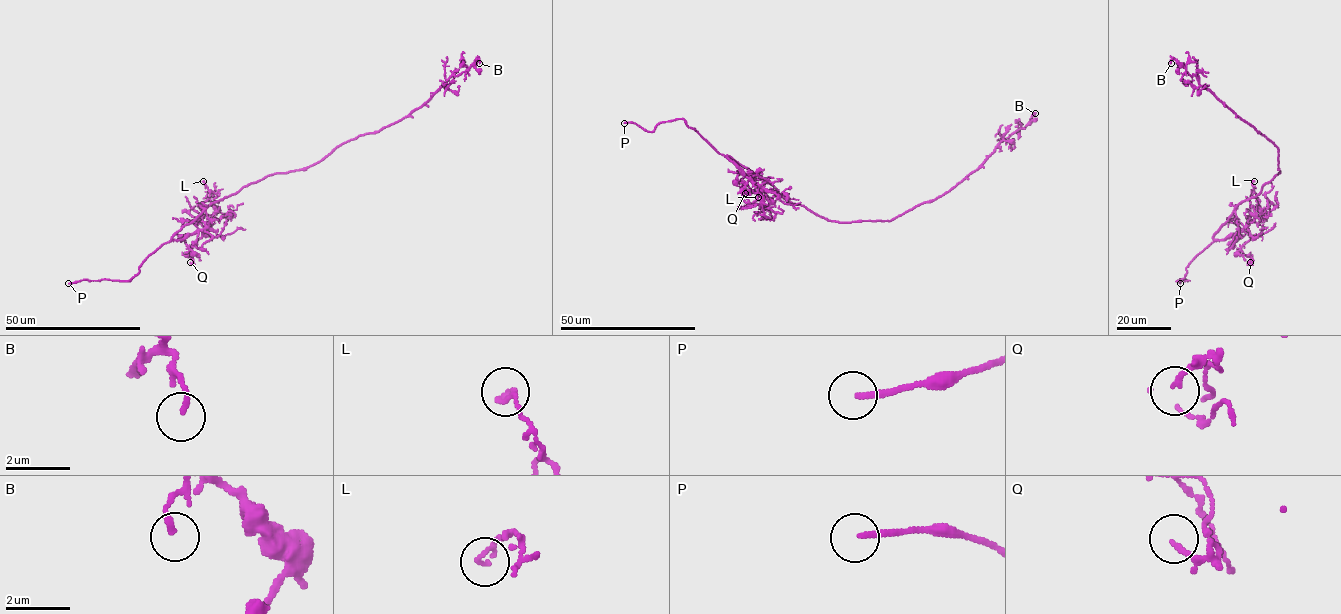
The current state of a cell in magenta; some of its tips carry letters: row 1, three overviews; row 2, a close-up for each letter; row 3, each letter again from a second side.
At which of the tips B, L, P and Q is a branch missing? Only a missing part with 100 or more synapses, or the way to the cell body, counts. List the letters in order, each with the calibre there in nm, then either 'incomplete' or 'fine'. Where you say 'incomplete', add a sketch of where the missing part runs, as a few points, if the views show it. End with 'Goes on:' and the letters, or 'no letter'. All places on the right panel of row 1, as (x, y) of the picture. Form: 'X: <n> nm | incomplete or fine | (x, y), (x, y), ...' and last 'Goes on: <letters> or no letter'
B: 160 nm | fine
L: 140 nm | fine
P: 190 nm | incomplete | (1180, 283), (1188, 297)
Q: 160 nm | fine
Goes on: P

